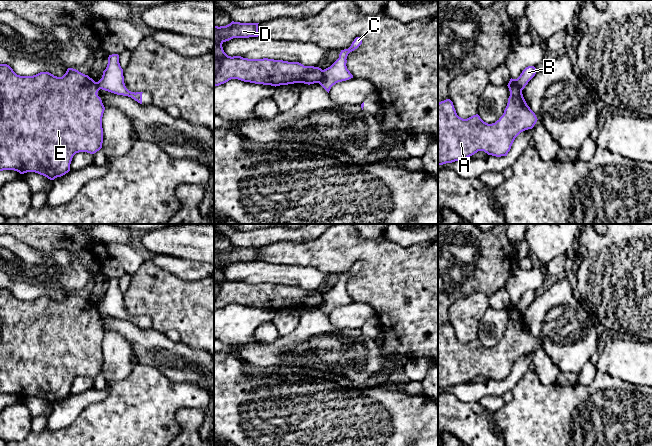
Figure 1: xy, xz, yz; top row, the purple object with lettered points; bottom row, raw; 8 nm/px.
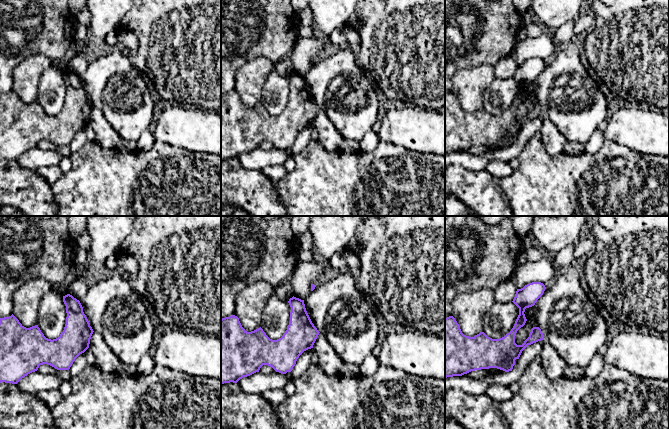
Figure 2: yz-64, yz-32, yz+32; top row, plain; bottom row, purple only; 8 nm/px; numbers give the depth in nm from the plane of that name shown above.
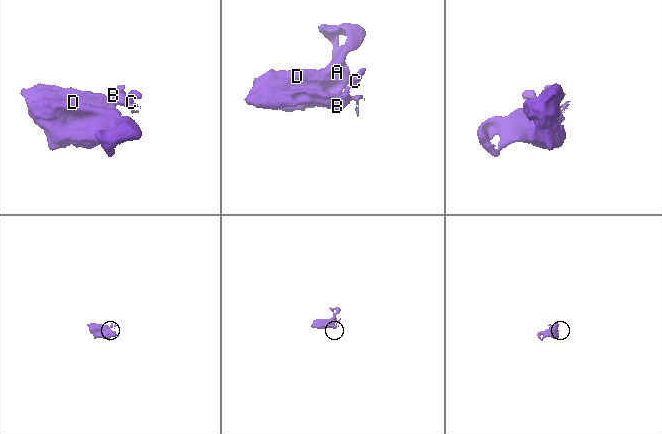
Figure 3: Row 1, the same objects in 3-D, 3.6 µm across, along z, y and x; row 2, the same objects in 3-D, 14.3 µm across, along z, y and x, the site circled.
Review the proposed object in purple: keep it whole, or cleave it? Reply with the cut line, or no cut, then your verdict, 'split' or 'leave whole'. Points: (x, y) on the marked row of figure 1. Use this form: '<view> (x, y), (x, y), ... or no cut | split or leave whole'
yz (508, 86), (517, 86), (521, 90) | split

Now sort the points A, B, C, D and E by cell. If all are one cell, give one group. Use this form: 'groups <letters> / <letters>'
groups A D E / B C

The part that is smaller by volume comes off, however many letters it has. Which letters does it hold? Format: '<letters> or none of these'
B, C

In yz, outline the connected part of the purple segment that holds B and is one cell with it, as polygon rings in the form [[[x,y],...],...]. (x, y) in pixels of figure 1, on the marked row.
[[[534,66],[526,67],[517,79],[511,78],[507,86],[518,86],[523,90],[528,82],[535,76],[536,71],[537,70]]]

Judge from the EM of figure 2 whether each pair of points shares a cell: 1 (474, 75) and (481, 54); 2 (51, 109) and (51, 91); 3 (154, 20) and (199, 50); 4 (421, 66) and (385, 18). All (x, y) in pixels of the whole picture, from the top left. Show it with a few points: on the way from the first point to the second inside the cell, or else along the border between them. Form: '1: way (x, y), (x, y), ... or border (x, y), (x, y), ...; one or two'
1: border (493, 65), (465, 67), (455, 73); two
2: way (51, 105), (51, 95); one
3: way (165, 24), (172, 31), (177, 31), (188, 42); one
4: way (421, 54), (397, 30); one

